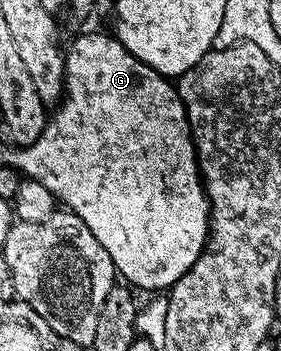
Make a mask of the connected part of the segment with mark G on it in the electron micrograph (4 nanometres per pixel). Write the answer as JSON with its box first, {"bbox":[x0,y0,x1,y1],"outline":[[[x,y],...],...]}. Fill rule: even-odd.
{"bbox":[17,32,209,291],"outline":[[[108,32],[105,33],[85,33],[82,37],[77,37],[73,42],[70,43],[68,47],[64,50],[64,59],[65,59],[65,78],[64,78],[64,94],[63,100],[56,106],[55,111],[57,114],[50,116],[45,122],[45,130],[39,135],[39,139],[35,139],[35,143],[30,145],[20,146],[19,152],[17,152],[18,160],[18,174],[24,175],[26,178],[31,180],[37,180],[39,183],[43,184],[44,187],[47,187],[47,190],[59,199],[60,204],[64,206],[66,210],[70,213],[74,213],[79,219],[84,221],[95,223],[95,232],[98,237],[100,237],[103,242],[103,251],[107,251],[107,255],[111,255],[113,260],[113,268],[118,274],[121,273],[126,282],[130,286],[136,287],[138,290],[141,289],[157,289],[153,291],[165,291],[168,290],[171,286],[177,282],[178,279],[186,273],[188,269],[192,267],[195,263],[195,259],[199,259],[199,255],[205,250],[205,242],[209,239],[209,201],[205,198],[205,186],[201,179],[201,171],[197,167],[197,148],[193,145],[193,135],[189,131],[189,120],[185,114],[185,104],[181,102],[181,96],[177,93],[177,86],[174,84],[170,78],[165,77],[162,73],[156,73],[151,67],[147,67],[147,63],[143,63],[139,59],[135,59],[135,55],[131,55],[131,51],[127,51],[127,47],[123,47],[123,43],[119,43],[117,38],[110,35]],[[153,189],[165,189],[165,197],[157,197],[157,193]]]}

